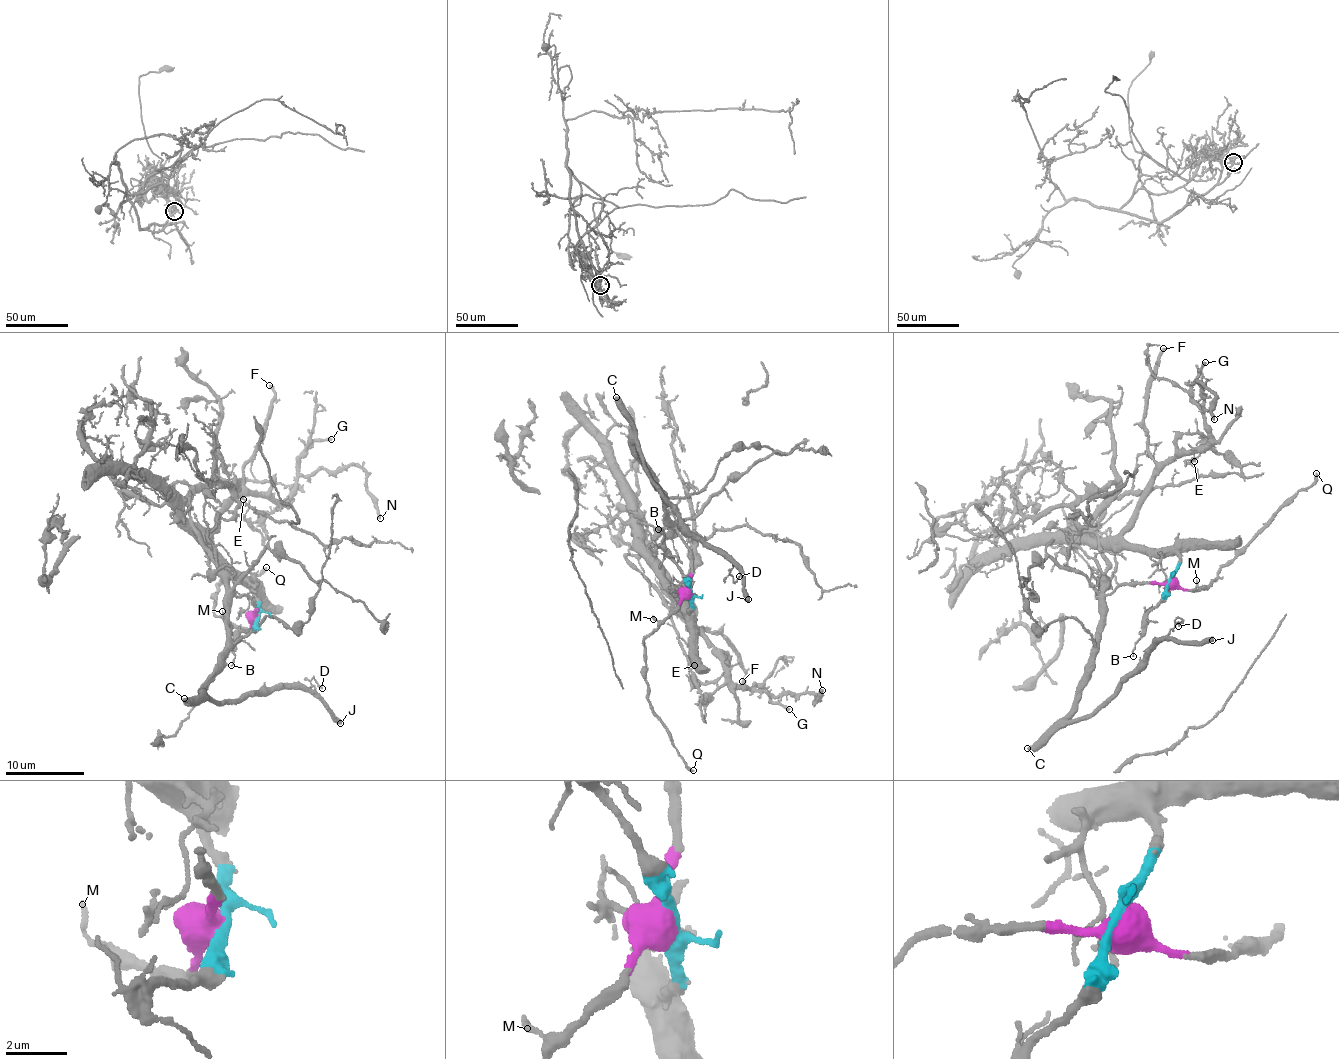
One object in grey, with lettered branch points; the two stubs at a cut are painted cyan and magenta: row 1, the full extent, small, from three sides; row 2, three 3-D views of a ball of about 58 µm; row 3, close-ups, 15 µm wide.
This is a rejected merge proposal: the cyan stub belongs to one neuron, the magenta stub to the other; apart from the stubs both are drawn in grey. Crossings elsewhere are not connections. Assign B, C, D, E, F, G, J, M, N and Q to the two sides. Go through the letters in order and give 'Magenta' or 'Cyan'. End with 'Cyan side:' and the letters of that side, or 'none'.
B: Cyan
C: Magenta
D: Magenta
E: Cyan
F: Cyan
G: Cyan
J: Magenta
M: Magenta
N: Cyan
Q: Magenta
Cyan side: B, E, F, G, N

